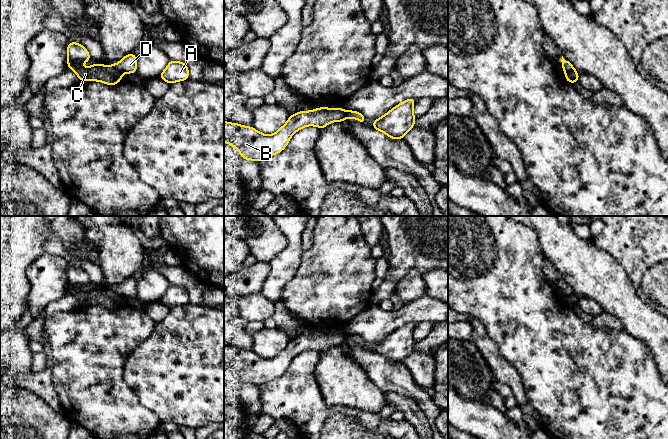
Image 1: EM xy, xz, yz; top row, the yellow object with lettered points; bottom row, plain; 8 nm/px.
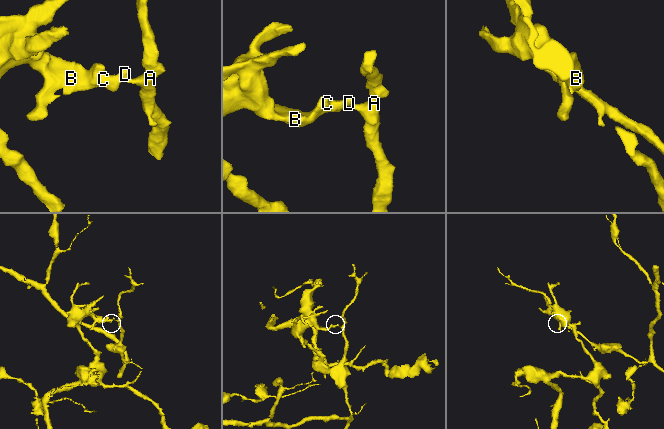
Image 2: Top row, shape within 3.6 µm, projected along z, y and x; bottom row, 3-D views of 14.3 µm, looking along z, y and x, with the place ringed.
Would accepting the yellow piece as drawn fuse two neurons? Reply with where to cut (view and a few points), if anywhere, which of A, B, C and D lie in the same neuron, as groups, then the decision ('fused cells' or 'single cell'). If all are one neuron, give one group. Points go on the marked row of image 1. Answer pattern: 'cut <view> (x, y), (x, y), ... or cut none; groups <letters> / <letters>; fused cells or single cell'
cut xy (113, 65), (122, 73); groups A D / B C; fused cells

